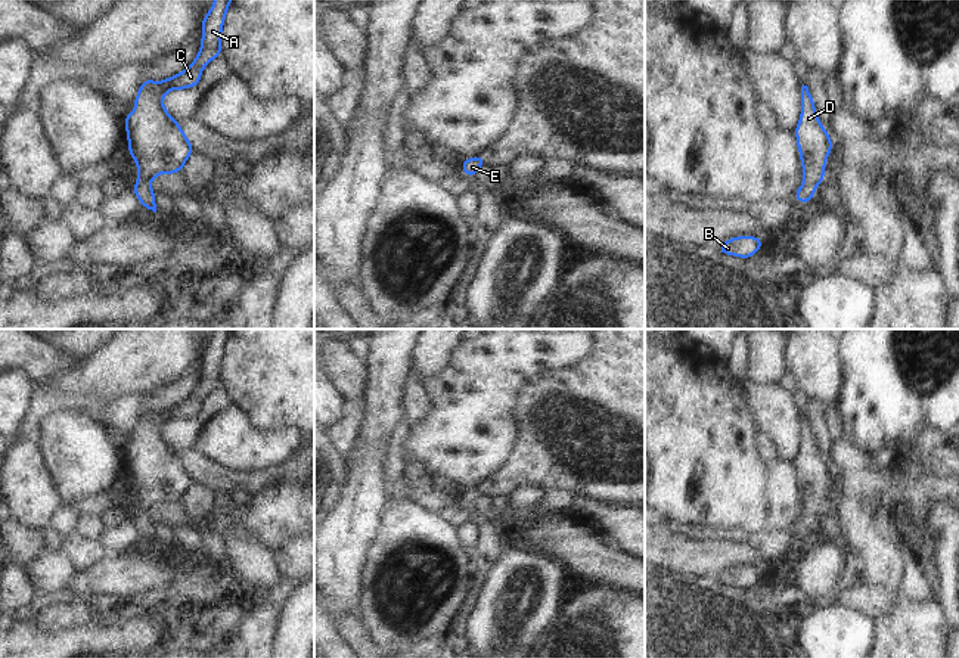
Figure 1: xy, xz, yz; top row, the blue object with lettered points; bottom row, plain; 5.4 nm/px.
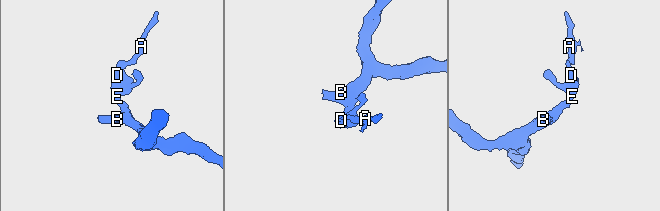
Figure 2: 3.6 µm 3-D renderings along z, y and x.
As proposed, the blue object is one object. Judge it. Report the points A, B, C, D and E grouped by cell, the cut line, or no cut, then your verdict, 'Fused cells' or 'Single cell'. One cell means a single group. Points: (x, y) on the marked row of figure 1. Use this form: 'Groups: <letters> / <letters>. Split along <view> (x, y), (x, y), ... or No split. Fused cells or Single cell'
Groups: A B C D E. No split. Single cell

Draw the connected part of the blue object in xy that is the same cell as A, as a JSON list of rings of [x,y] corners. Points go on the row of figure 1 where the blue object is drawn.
[[[214,0],[204,16],[201,49],[195,60],[181,72],[162,81],[146,78],[134,99],[134,111],[124,118],[128,153],[137,165],[139,181],[133,190],[139,202],[156,212],[155,192],[150,187],[158,174],[183,171],[195,150],[180,124],[167,112],[162,102],[170,90],[201,84],[201,72],[221,56],[221,31],[232,0]]]

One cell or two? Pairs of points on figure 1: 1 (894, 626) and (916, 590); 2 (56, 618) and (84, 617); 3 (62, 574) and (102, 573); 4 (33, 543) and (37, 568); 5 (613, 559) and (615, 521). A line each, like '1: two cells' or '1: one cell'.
1: two cells
2: one cell
3: two cells
4: two cells
5: two cells

